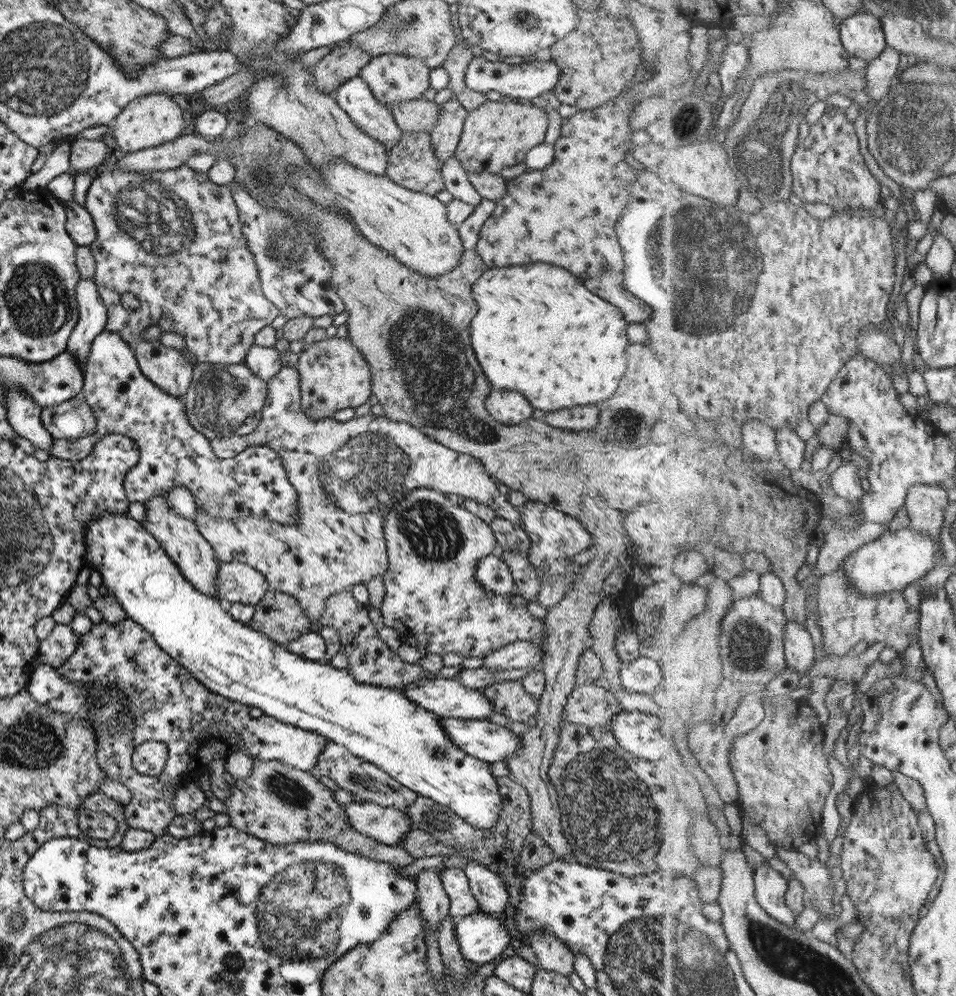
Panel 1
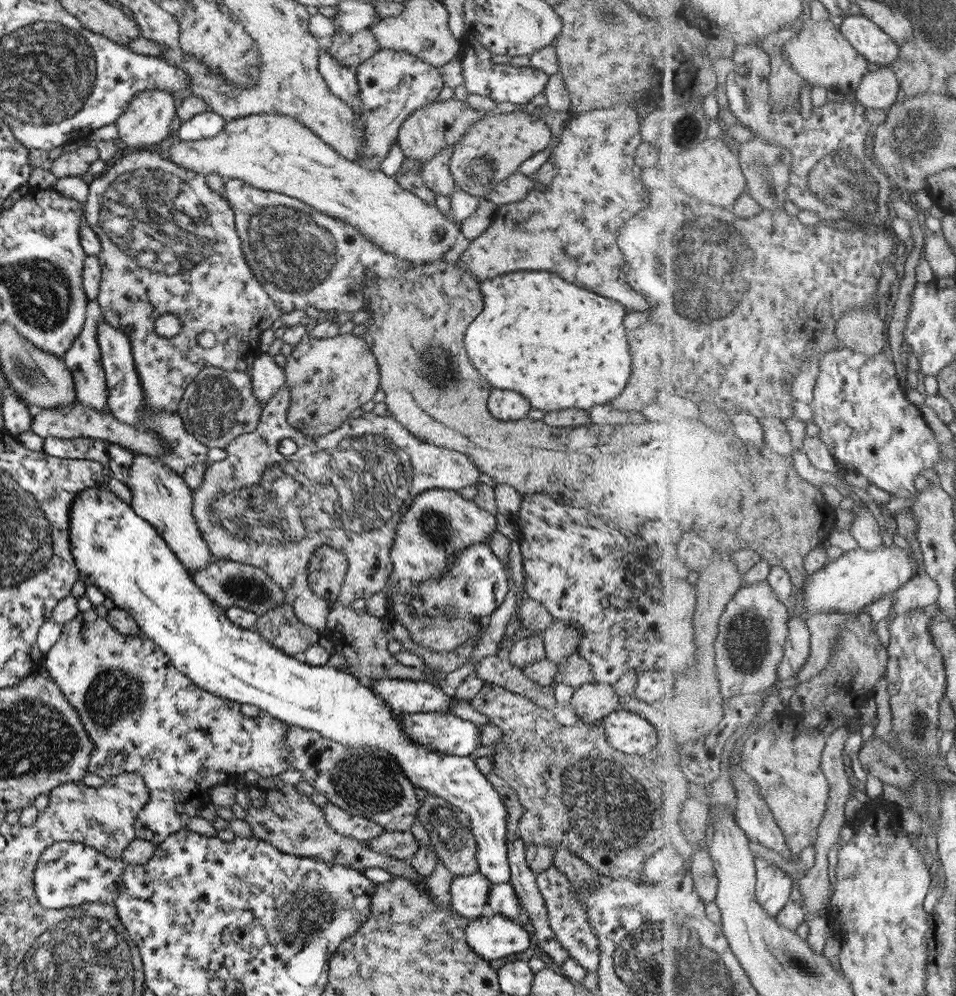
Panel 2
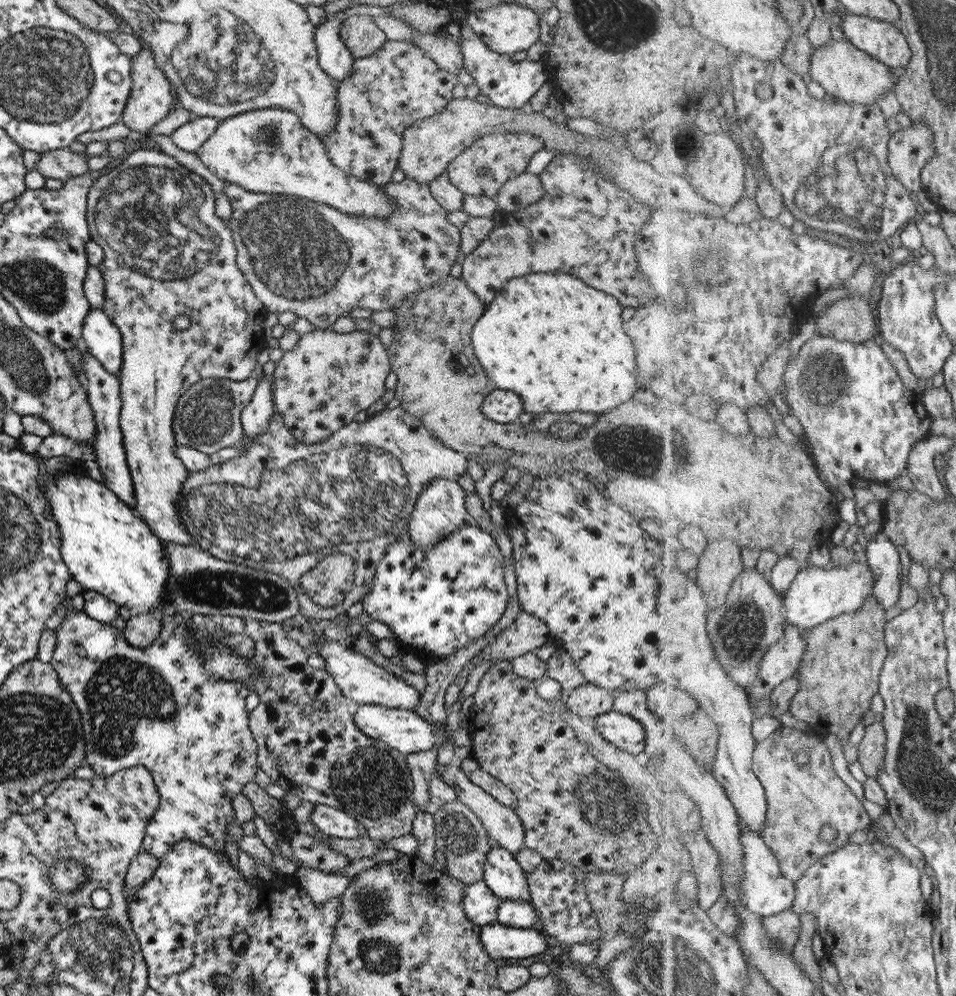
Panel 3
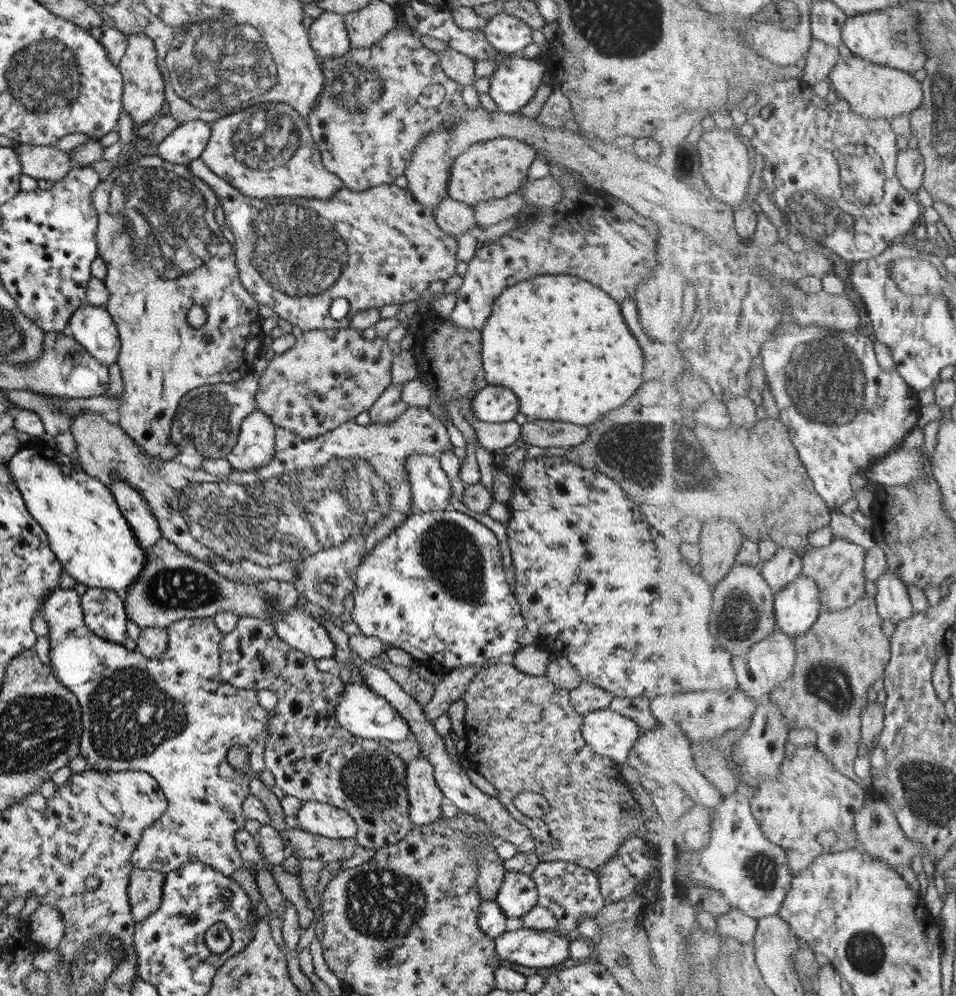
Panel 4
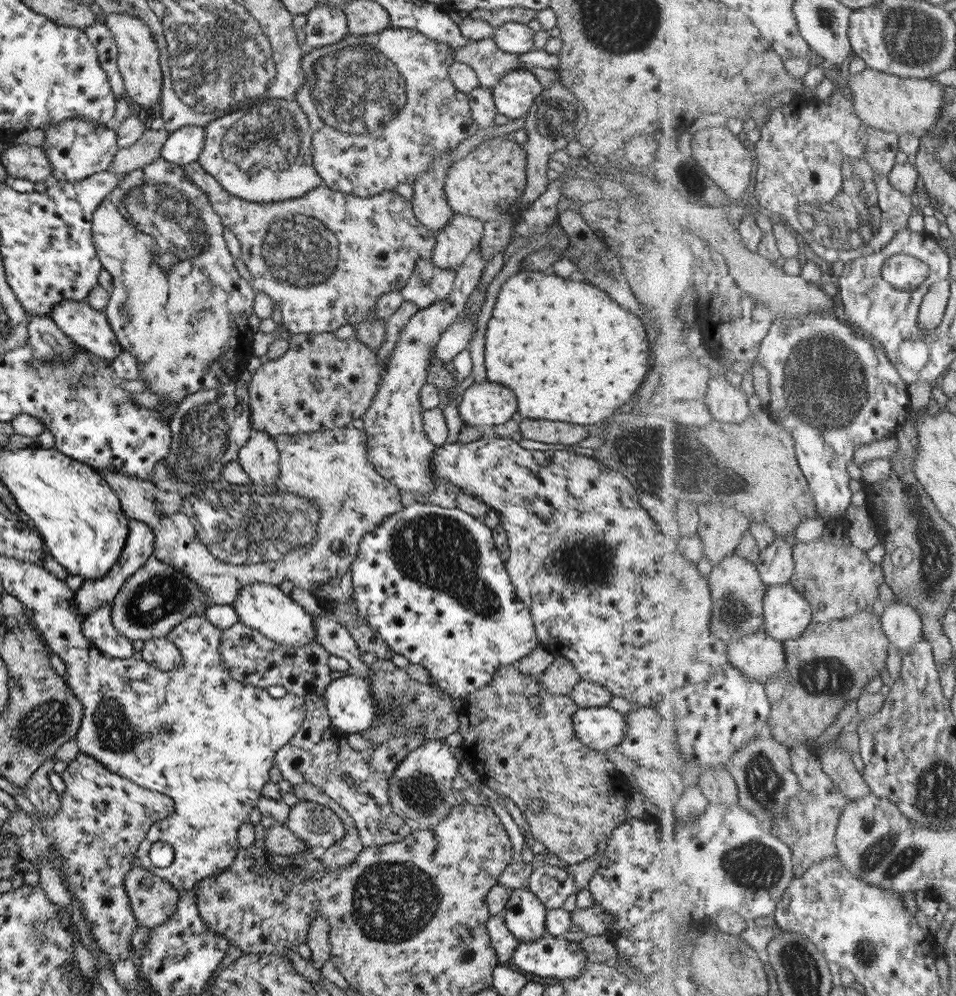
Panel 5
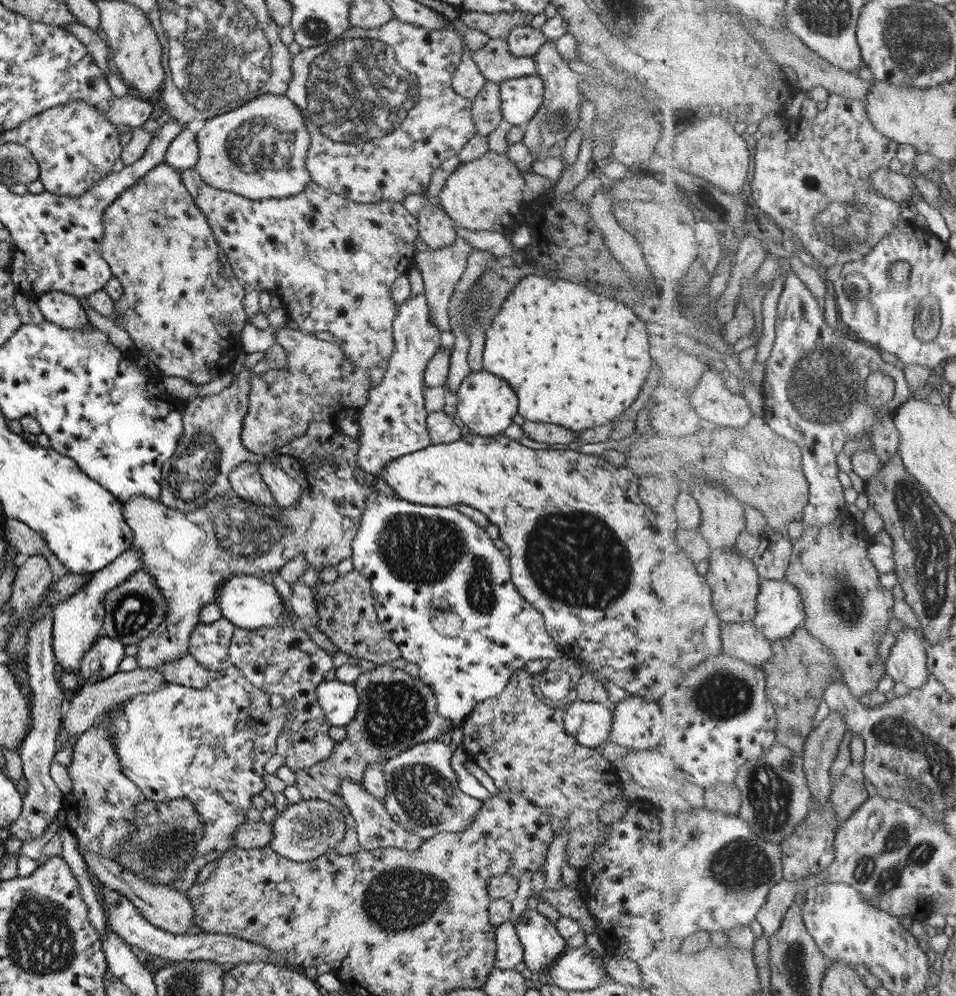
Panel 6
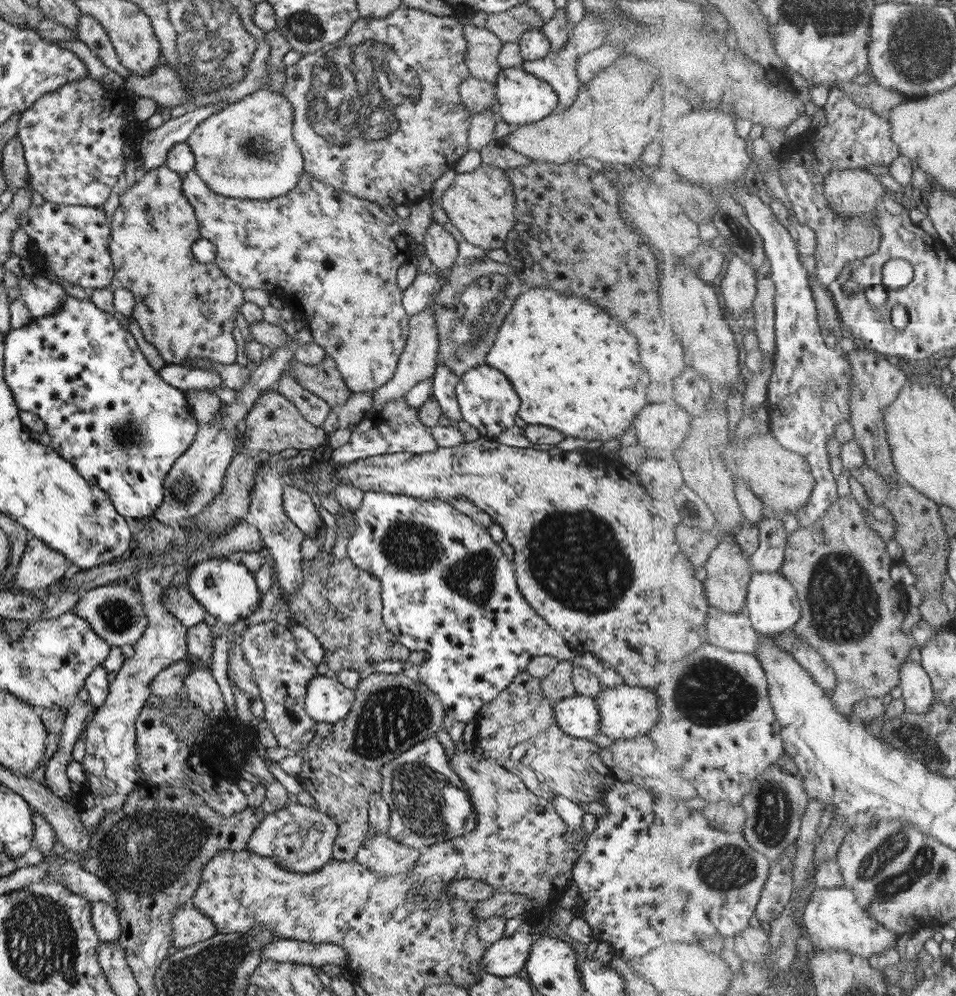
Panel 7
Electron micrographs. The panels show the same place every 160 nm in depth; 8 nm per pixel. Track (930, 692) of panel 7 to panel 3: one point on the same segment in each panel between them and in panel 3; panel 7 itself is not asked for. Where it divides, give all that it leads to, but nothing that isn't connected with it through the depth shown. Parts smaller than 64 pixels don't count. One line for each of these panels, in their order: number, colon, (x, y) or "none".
3: (882, 555)
4: (894, 604)
5: (903, 623)
6: (907, 662)

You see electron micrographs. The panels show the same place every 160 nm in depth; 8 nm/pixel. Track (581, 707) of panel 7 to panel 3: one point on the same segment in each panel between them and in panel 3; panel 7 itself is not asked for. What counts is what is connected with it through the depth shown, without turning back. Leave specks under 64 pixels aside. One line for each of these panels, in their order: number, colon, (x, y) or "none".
3: (625, 733)
4: (608, 734)
5: (598, 728)
6: (589, 723)

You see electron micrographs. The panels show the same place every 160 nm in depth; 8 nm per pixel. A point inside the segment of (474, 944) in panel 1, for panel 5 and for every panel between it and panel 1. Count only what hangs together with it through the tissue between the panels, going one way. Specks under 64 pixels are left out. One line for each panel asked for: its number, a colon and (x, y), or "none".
2: (491, 938)
3: (499, 941)
4: (529, 948)
5: (549, 957)

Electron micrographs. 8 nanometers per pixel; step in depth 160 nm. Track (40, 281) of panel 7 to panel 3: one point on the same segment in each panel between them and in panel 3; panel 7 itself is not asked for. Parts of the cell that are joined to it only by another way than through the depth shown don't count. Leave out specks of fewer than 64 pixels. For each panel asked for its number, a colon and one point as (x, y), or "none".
3: (99, 337)
4: (91, 326)
5: (87, 328)
6: (64, 310)

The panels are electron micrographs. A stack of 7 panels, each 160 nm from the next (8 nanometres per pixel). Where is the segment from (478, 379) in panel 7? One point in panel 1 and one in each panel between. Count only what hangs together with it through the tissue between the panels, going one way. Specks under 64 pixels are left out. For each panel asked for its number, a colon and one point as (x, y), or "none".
1: (508, 408)
2: (504, 405)
3: (500, 406)
4: (493, 404)
5: (485, 403)
6: (484, 403)

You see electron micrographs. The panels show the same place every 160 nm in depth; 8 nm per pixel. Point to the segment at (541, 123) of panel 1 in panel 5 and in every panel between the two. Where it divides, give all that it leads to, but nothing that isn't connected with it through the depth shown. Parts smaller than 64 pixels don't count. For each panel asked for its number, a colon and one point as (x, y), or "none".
2: (489, 151)
3: (490, 160)
4: (490, 169)
5: (482, 185)

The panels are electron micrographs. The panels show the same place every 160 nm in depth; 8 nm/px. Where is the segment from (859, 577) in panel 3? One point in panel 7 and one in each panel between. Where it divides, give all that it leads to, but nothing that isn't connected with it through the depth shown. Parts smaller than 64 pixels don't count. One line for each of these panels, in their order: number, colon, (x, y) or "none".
4: (798, 606)
5: (788, 613)
6: (781, 610)
7: (773, 606)

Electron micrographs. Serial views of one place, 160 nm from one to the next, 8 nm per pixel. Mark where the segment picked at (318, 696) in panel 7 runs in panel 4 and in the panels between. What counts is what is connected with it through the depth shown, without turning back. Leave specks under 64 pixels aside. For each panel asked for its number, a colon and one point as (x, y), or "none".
4: (359, 710)
5: (349, 704)
6: (338, 701)

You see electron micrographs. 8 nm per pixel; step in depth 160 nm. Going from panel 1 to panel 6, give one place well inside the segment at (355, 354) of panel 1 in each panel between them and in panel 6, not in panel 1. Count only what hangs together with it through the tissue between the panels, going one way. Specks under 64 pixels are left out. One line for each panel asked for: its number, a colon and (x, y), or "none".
2: (326, 379)
3: (318, 386)
4: (328, 376)
5: (319, 383)
6: (318, 384)

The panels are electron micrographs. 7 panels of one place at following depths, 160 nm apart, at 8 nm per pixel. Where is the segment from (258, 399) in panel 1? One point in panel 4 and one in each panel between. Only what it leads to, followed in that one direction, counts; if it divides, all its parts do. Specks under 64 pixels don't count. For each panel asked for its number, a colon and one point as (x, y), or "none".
2: (217, 405)
3: (207, 418)
4: (206, 422)

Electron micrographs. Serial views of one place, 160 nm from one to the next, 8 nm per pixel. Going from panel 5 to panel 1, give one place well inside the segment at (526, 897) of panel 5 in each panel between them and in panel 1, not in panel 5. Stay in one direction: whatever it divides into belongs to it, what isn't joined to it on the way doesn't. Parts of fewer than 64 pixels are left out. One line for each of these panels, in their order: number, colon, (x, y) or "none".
1: (230, 659)
2: (113, 549)
3: (504, 878)
4: (516, 896)

